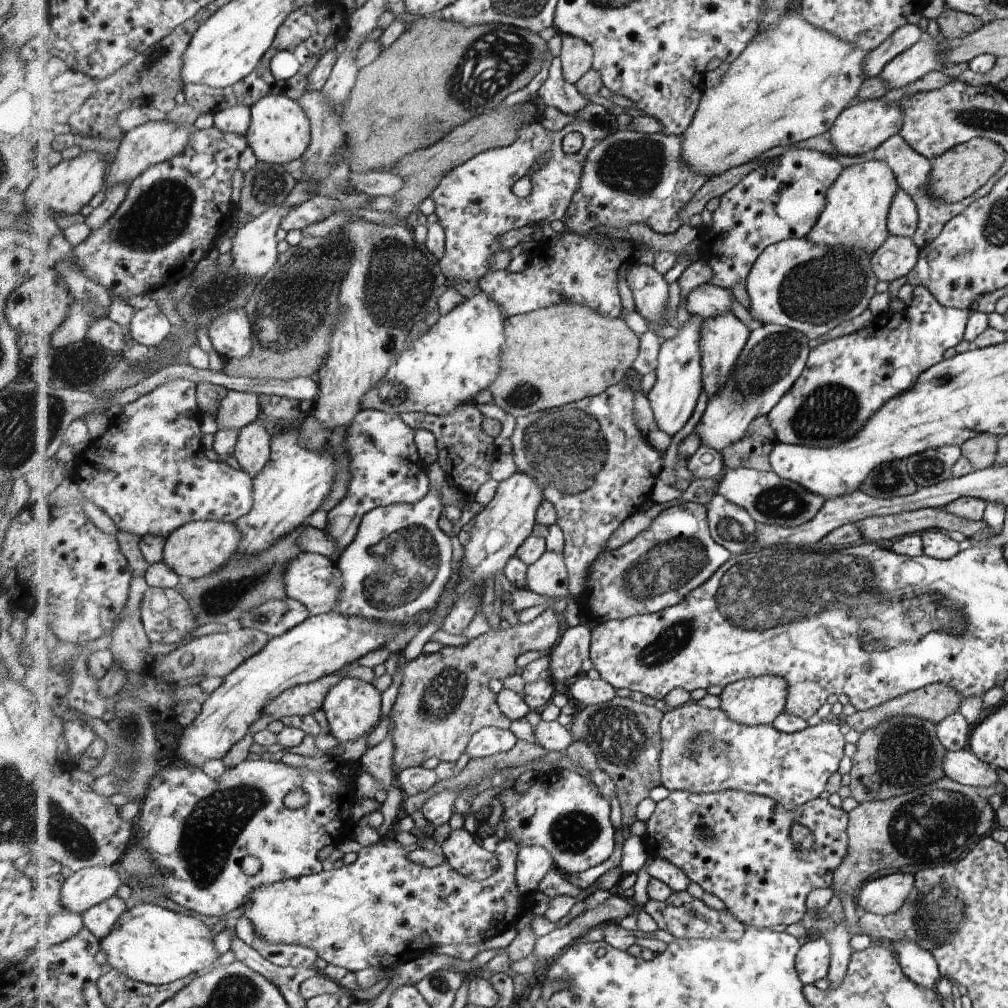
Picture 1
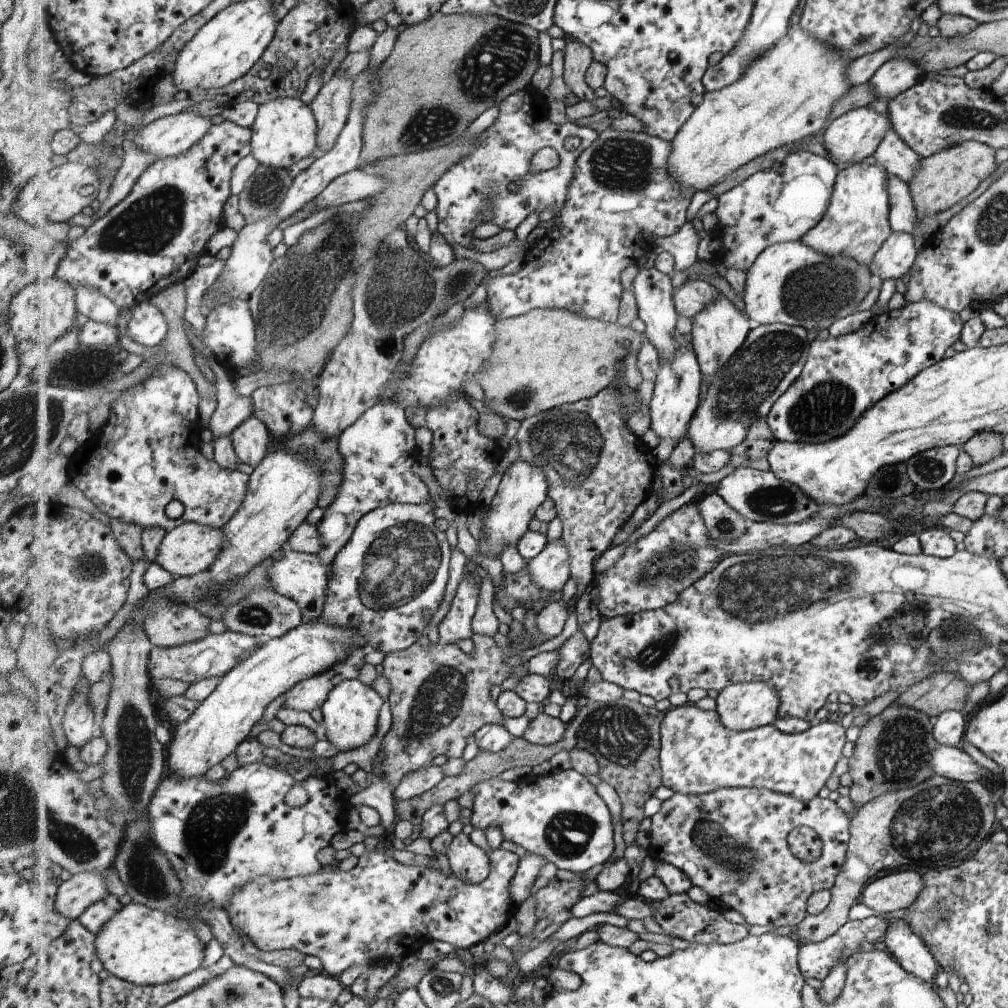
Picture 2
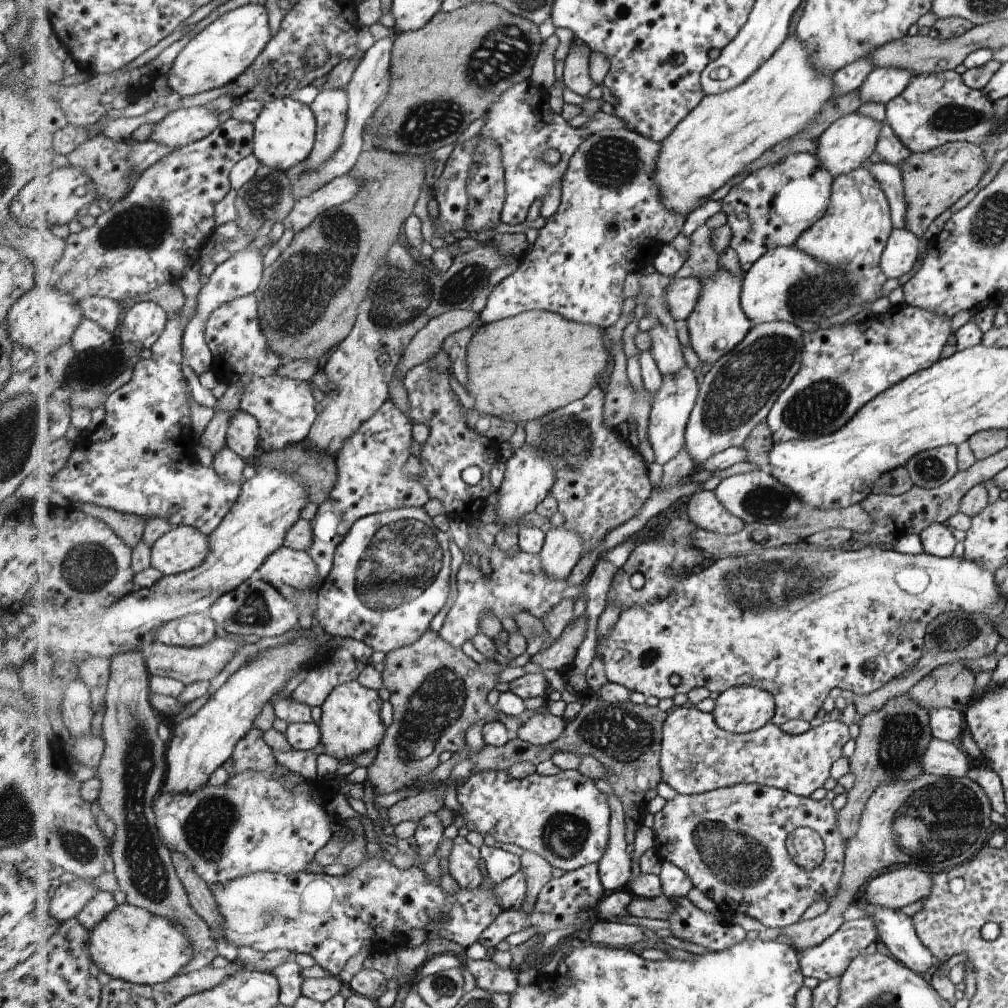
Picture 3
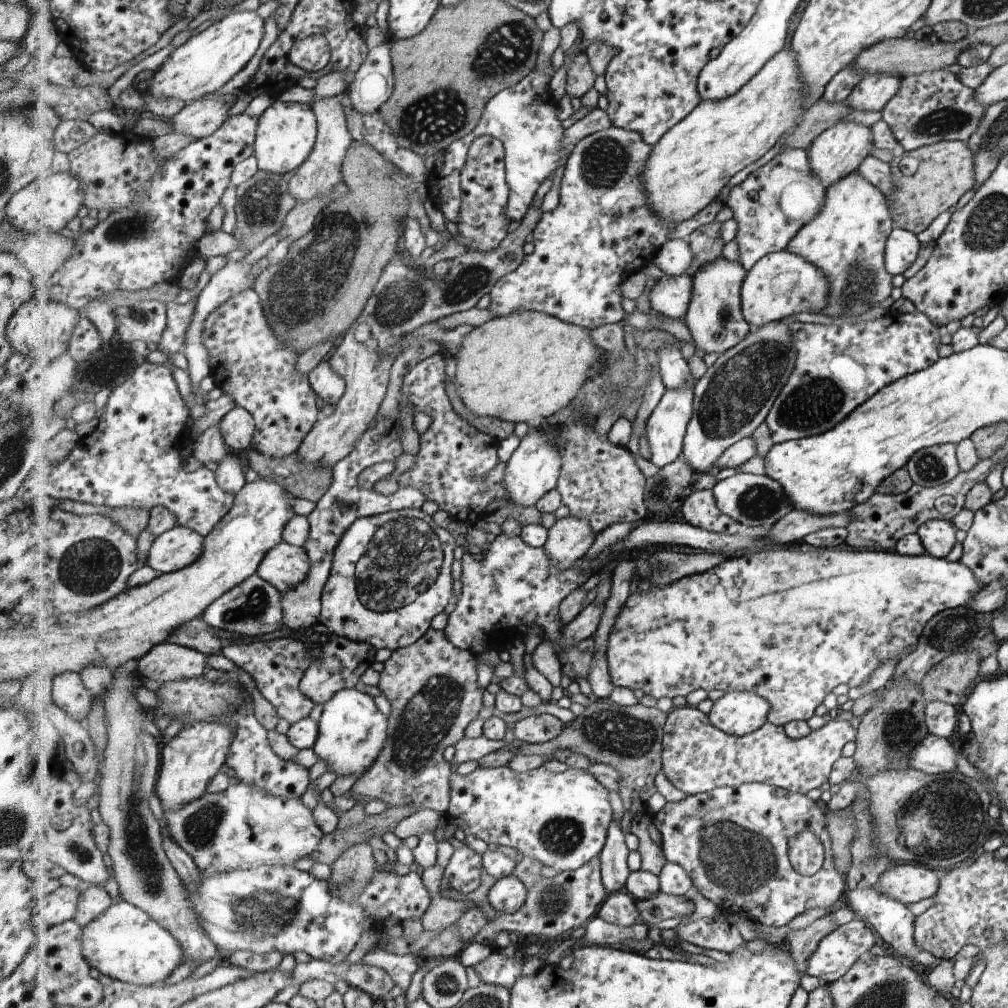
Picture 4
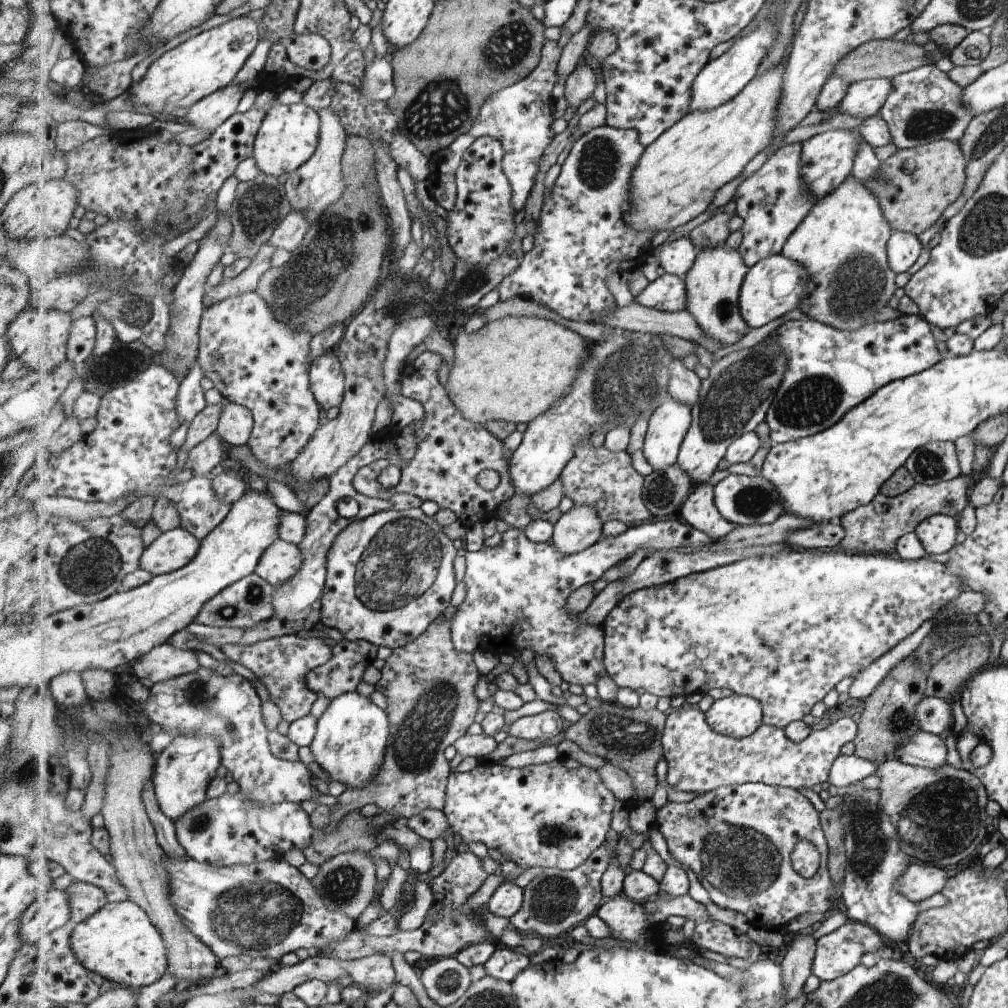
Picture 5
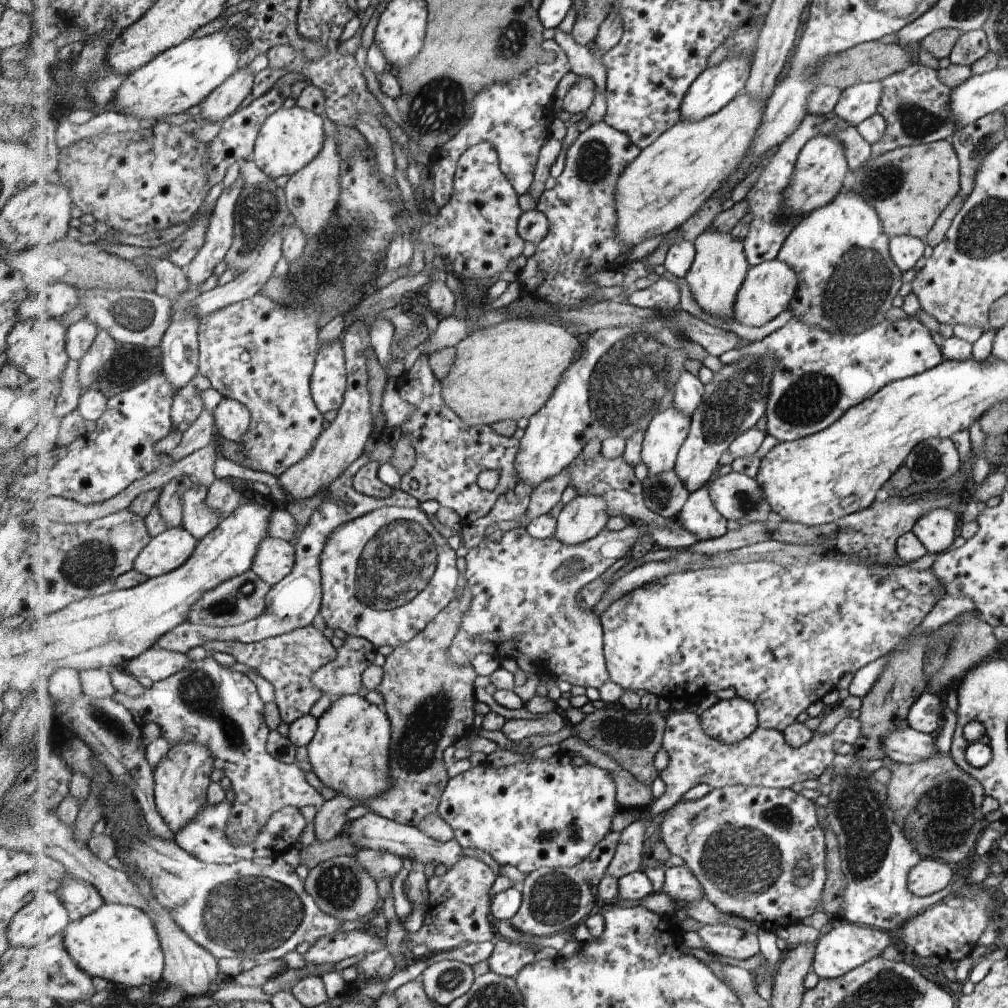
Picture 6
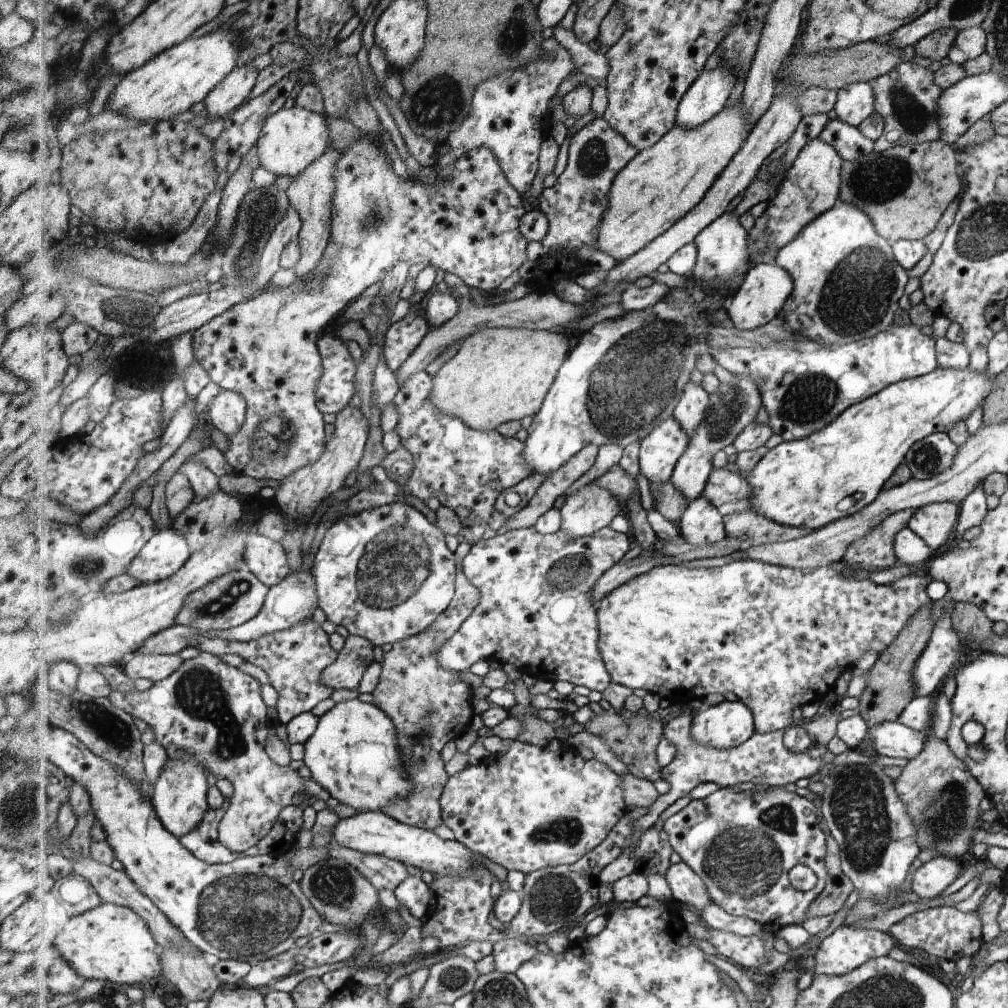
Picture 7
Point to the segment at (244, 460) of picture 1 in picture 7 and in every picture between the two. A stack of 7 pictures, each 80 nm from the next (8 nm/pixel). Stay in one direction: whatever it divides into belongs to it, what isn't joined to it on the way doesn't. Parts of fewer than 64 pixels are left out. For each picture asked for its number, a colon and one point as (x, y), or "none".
2: (252, 442)
3: (244, 431)
4: (238, 426)
5: (236, 423)
6: (233, 418)
7: (228, 410)

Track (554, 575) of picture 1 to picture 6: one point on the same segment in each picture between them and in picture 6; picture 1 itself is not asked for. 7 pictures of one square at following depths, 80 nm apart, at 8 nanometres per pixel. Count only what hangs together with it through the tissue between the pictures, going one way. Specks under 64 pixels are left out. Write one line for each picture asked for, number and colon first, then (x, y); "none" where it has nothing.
2: (552, 568)
3: (564, 547)
4: (570, 538)
5: (579, 528)
6: (584, 517)

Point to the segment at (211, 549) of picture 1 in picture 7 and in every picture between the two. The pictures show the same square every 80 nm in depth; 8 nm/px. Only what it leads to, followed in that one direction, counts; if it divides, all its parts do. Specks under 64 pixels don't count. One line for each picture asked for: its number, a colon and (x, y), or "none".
2: (192, 547)
3: (183, 548)
4: (178, 548)
5: (174, 549)
6: (170, 550)
7: (167, 552)

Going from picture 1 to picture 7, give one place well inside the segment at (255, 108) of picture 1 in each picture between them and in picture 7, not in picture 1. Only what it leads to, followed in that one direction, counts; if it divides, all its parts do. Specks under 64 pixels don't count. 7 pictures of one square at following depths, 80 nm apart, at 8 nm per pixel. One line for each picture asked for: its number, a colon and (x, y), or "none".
2: (285, 132)
3: (286, 129)
4: (287, 132)
5: (290, 134)
6: (291, 138)
7: (292, 139)

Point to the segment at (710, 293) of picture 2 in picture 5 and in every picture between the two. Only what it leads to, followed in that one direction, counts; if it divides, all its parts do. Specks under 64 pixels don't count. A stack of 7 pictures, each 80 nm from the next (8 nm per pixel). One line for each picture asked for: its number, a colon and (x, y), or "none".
3: (682, 296)
4: (670, 296)
5: (669, 293)

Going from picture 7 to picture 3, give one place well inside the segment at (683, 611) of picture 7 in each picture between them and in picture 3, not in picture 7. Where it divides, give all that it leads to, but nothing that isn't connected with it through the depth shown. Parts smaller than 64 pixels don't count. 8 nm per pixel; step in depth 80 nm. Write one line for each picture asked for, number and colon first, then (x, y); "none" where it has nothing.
3: (797, 621)
4: (792, 622)
5: (785, 630)
6: (782, 636)

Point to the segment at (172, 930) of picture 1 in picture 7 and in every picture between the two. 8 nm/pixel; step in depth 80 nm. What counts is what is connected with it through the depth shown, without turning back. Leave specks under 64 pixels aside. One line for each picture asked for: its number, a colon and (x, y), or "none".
2: (146, 946)
3: (133, 944)
4: (125, 943)
5: (119, 942)
6: (120, 943)
7: (110, 942)

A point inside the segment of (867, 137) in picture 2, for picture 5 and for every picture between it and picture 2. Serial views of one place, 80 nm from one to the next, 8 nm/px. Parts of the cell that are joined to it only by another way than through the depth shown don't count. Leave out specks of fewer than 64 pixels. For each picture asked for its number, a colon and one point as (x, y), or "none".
3: (847, 144)
4: (838, 152)
5: (828, 158)

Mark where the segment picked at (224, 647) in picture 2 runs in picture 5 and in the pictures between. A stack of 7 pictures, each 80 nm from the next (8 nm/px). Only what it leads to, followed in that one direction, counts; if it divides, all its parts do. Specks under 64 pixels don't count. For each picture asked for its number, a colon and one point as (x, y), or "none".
3: (188, 665)
4: (168, 661)
5: (164, 662)

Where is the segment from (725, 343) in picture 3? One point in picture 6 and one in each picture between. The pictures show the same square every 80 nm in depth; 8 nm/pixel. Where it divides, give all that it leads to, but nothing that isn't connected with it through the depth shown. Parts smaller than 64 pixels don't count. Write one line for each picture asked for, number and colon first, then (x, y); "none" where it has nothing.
4: (715, 318)
5: (715, 282)
6: (721, 266)

